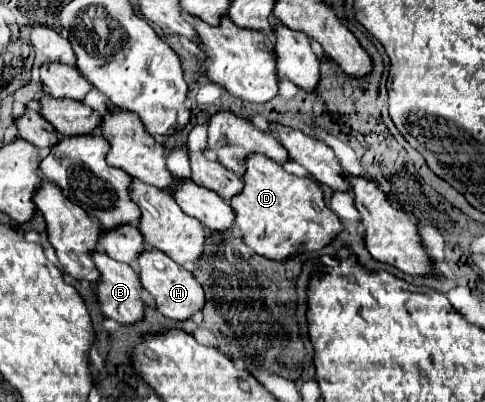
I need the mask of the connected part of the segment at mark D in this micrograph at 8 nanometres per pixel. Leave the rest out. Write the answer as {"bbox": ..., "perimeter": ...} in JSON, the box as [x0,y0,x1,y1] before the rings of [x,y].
{"bbox":[231,155,343,261],"perimeter":[[[265,155],[247,157],[245,165],[245,187],[239,197],[231,199],[231,207],[237,213],[235,225],[243,231],[245,245],[249,245],[257,255],[285,261],[301,253],[323,249],[343,231],[341,219],[325,205],[317,181],[295,177]]]}

